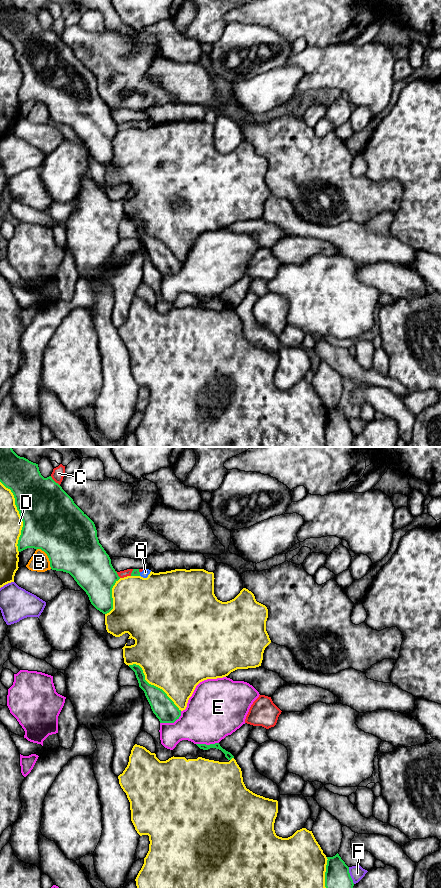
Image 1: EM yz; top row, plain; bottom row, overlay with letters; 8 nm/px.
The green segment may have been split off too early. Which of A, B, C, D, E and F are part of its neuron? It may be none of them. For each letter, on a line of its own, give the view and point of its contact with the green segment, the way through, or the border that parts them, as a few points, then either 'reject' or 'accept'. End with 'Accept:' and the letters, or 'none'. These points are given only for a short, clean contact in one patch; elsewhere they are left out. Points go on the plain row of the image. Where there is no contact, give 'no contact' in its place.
A: yz (139, 126) | along yz (139, 124), (140, 127) | reject
B: yz (48, 109) | reject
C: yz (54, 33) | reject
D: yz (20, 67) | reject
E: yz (172, 274) | reject
F: yz (349, 427) | reject
Accept: none

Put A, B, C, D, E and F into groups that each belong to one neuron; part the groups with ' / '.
A C / B / D / E / F

